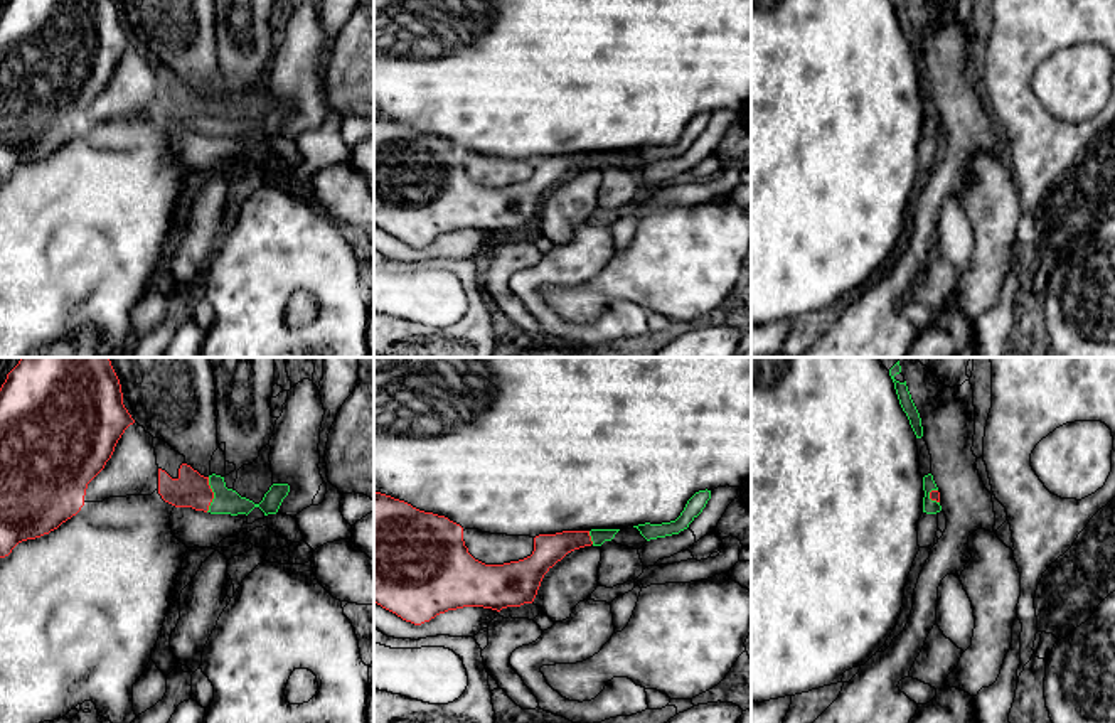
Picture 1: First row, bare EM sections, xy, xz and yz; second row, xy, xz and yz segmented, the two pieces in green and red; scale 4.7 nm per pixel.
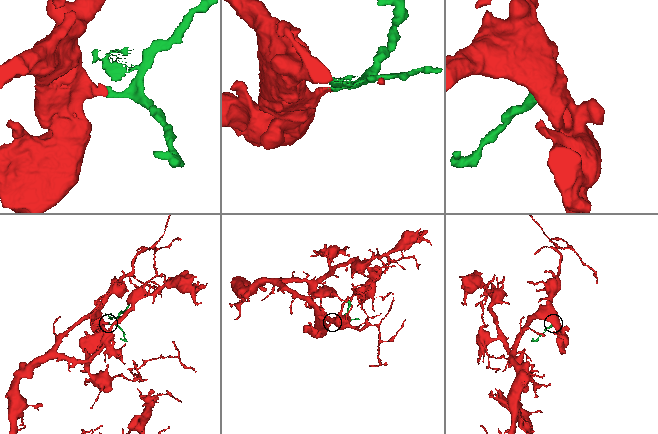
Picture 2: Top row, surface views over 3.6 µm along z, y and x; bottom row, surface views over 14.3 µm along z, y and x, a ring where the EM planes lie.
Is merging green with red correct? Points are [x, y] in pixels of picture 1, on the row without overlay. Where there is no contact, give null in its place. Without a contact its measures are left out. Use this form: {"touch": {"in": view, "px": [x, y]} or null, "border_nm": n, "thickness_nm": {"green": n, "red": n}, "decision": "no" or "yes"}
{"touch": {"in": "xy", "px": [214, 117]}, "border_nm": 170, "thickness_nm": {"green": 130, "red": 170}, "decision": "yes"}

